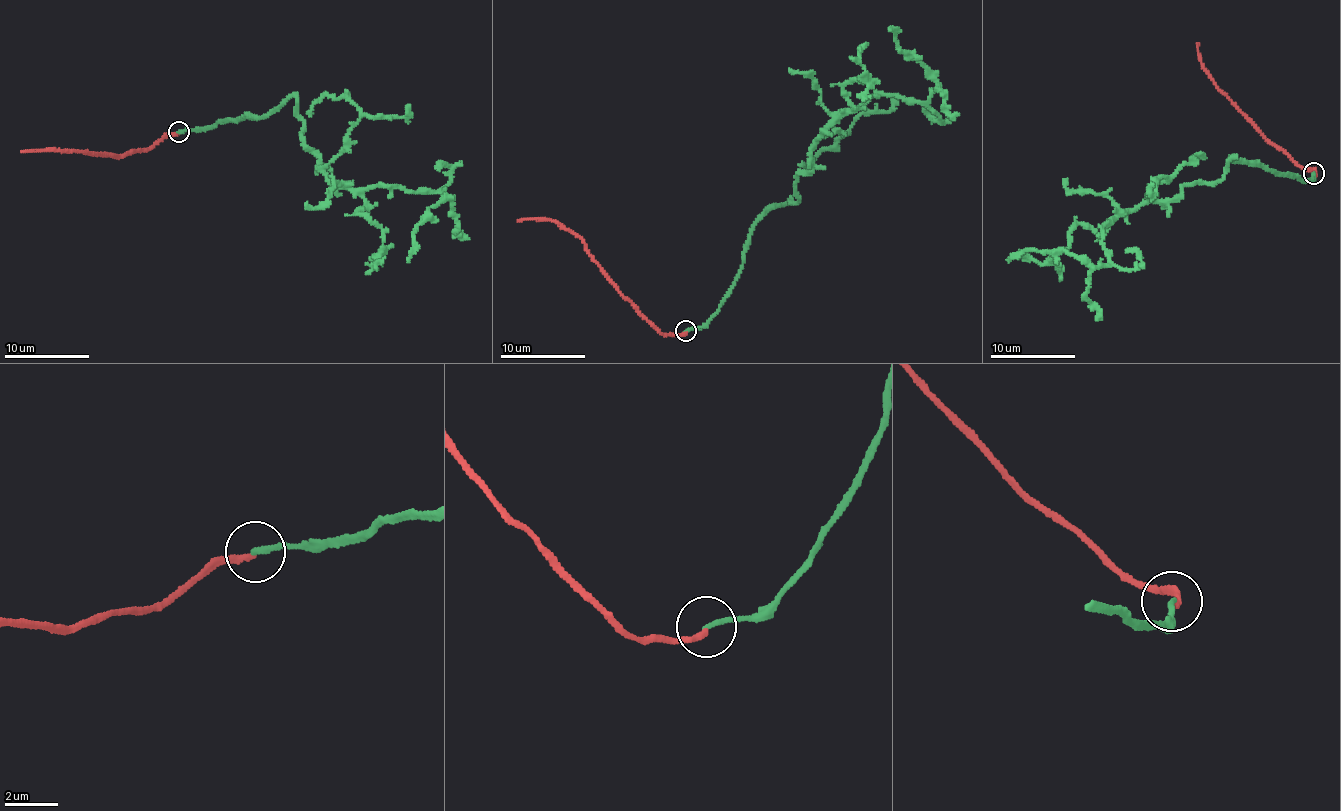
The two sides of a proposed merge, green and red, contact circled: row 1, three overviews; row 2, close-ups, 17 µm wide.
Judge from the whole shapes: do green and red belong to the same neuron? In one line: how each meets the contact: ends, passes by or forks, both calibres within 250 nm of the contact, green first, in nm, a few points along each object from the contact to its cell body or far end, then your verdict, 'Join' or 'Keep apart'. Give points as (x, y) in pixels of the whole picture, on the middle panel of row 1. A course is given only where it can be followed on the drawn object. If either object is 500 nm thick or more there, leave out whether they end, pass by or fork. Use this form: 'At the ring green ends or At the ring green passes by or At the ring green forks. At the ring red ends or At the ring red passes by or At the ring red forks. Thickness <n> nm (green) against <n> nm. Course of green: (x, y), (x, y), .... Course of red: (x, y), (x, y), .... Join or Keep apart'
At the ring green ends. At the ring red ends. Thickness 190 nm (green) against 220 nm. Course of green: (686, 331), (705, 327), (760, 219), (798, 198), (822, 134), (874, 96), (926, 101), (936, 78), (889, 30). Course of red: (686, 331), (672, 335), (662, 333), (651, 324), (577, 236), (560, 229), (553, 220), (517, 221). Keep apart

